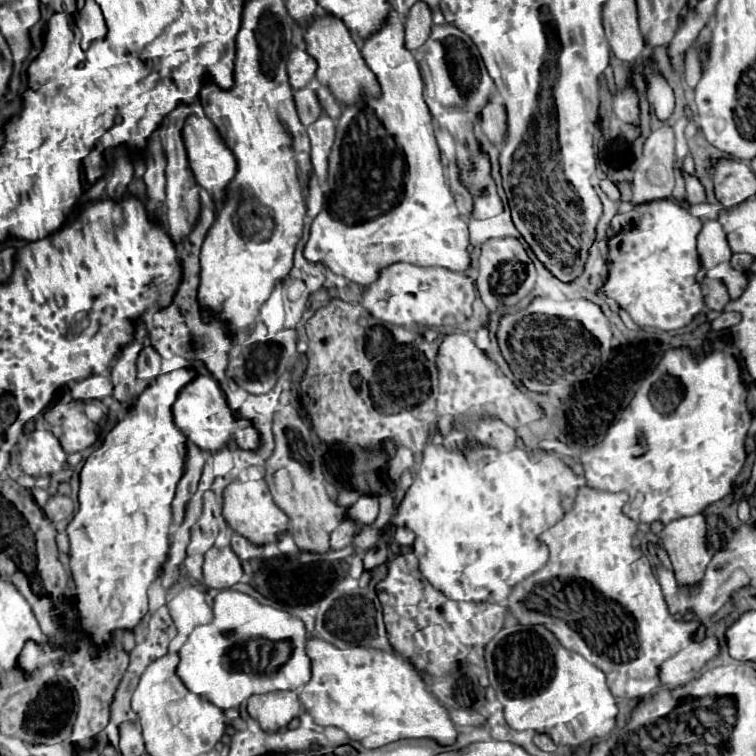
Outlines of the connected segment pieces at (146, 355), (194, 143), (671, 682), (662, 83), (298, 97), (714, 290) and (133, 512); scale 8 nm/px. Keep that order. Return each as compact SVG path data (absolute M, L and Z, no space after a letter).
M143 347L137 359L137 377L139 379L155 379L161 371L161 355L153 347Z
M189 115L183 123L183 143L187 149L187 159L189 159L189 167L195 175L195 181L205 187L213 199L217 203L223 201L225 197L225 187L227 183L233 179L235 171L237 171L237 161L235 155L229 151L229 147L223 143L223 139L219 137L215 125L207 119L207 117L197 117L197 115Z
M709 635L703 641L693 641L689 647L685 647L683 651L679 651L677 655L659 665L659 683L663 687L677 687L689 683L701 673L705 661L713 659L717 653L719 653L717 637Z
M645 63L645 73L649 75L649 89L647 89L647 99L655 111L655 115L665 121L675 107L675 97L673 97L673 89L667 85L667 81L657 75L649 63Z
M305 87L305 89L299 89L293 93L293 99L295 99L295 107L299 111L299 121L307 127L311 125L313 121L317 121L323 113L321 105L319 105L319 99L315 95L315 91L311 87Z
M703 279L701 291L703 291L705 305L713 311L723 311L723 307L729 303L729 293L725 285L717 279Z
M177 369L167 375L157 377L137 399L135 405L127 409L123 421L105 437L103 445L93 451L79 477L79 511L67 525L69 535L69 569L71 585L67 589L67 599L75 603L79 611L79 631L87 631L87 637L97 651L105 647L117 629L133 629L147 613L147 591L149 585L161 575L161 565L169 553L169 527L171 527L171 501L175 487L183 475L187 437L175 427L171 405L179 391L195 377L193 369Z

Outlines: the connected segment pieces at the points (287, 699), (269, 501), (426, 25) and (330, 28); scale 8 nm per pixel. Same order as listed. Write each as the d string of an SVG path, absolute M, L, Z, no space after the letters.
M271 691L249 697L247 713L261 725L263 731L275 733L285 729L301 711L299 691Z
M263 479L259 481L233 481L225 489L225 503L223 503L223 517L229 523L233 531L239 535L247 537L255 545L265 545L265 543L275 543L279 535L289 527L287 515L275 505L269 487Z
M417 1L409 15L407 15L407 21L405 21L405 47L409 51L413 49L419 49L429 33L431 33L431 27L433 27L433 21L431 21L431 9L423 3L423 1Z
M333 15L315 17L305 31L305 45L307 45L307 53L317 61L317 73L315 73L317 81L329 87L343 105L351 105L361 95L361 89L365 89L365 93L369 95L375 97L379 95L379 85L375 81L375 75L365 65L357 43L353 41L349 29L341 19L335 19Z

